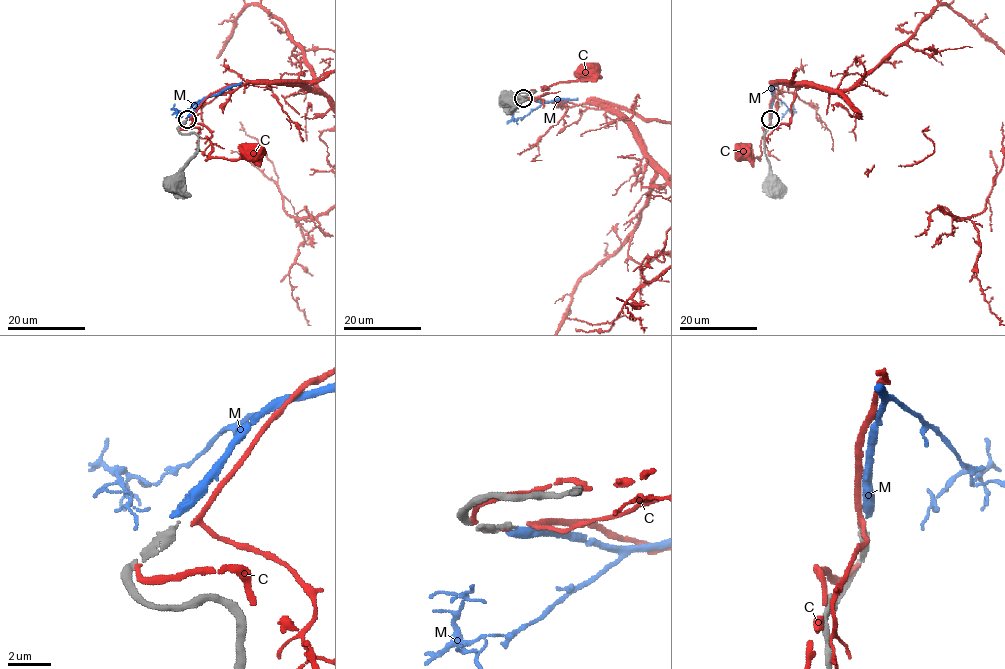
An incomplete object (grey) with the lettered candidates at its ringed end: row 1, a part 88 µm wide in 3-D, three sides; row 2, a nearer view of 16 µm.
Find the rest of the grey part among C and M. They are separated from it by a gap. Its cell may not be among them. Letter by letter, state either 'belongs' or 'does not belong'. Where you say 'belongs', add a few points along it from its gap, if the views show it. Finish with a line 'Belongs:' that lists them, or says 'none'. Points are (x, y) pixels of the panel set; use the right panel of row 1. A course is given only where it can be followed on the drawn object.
C: does not belong
M: does not belong
Belongs: none

